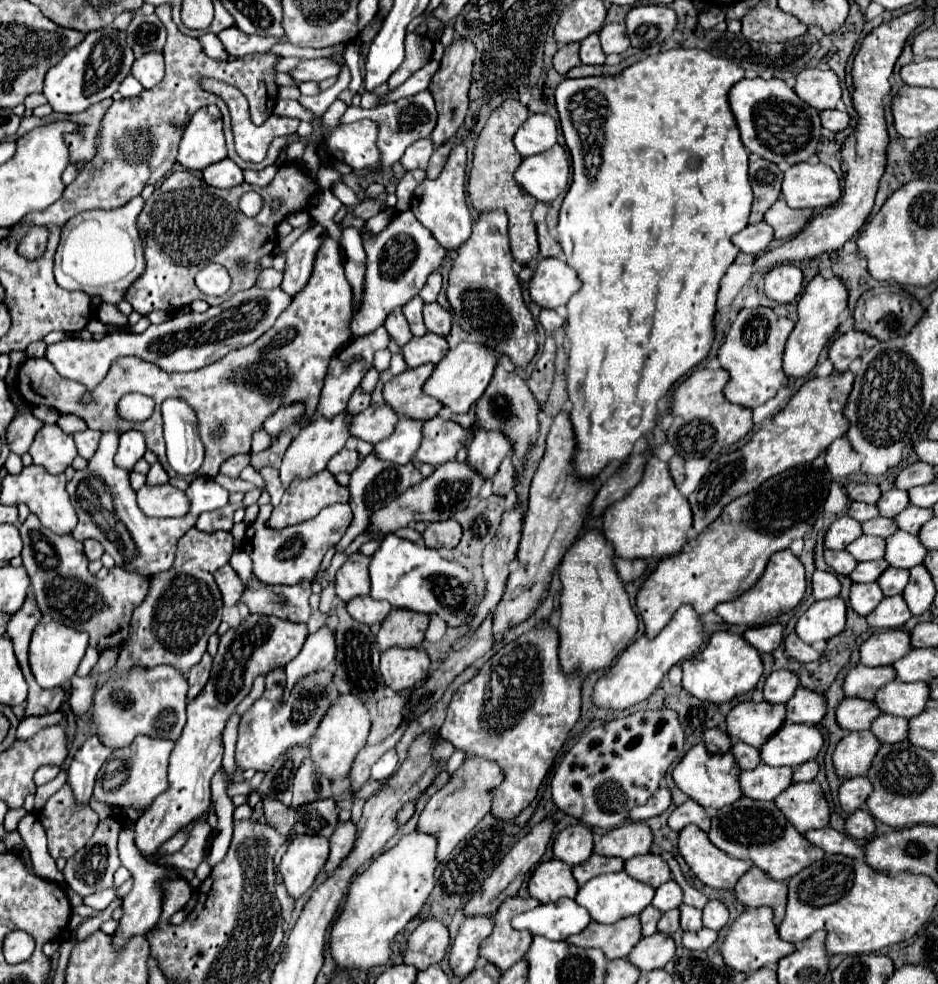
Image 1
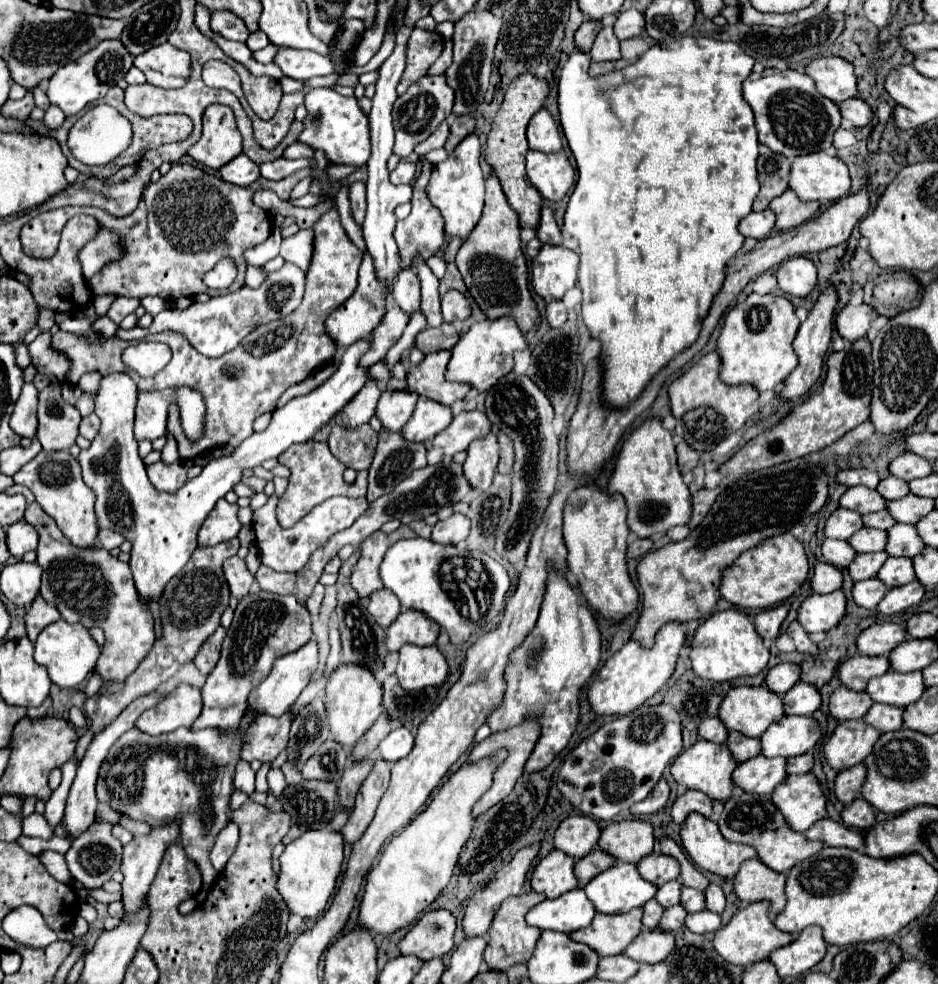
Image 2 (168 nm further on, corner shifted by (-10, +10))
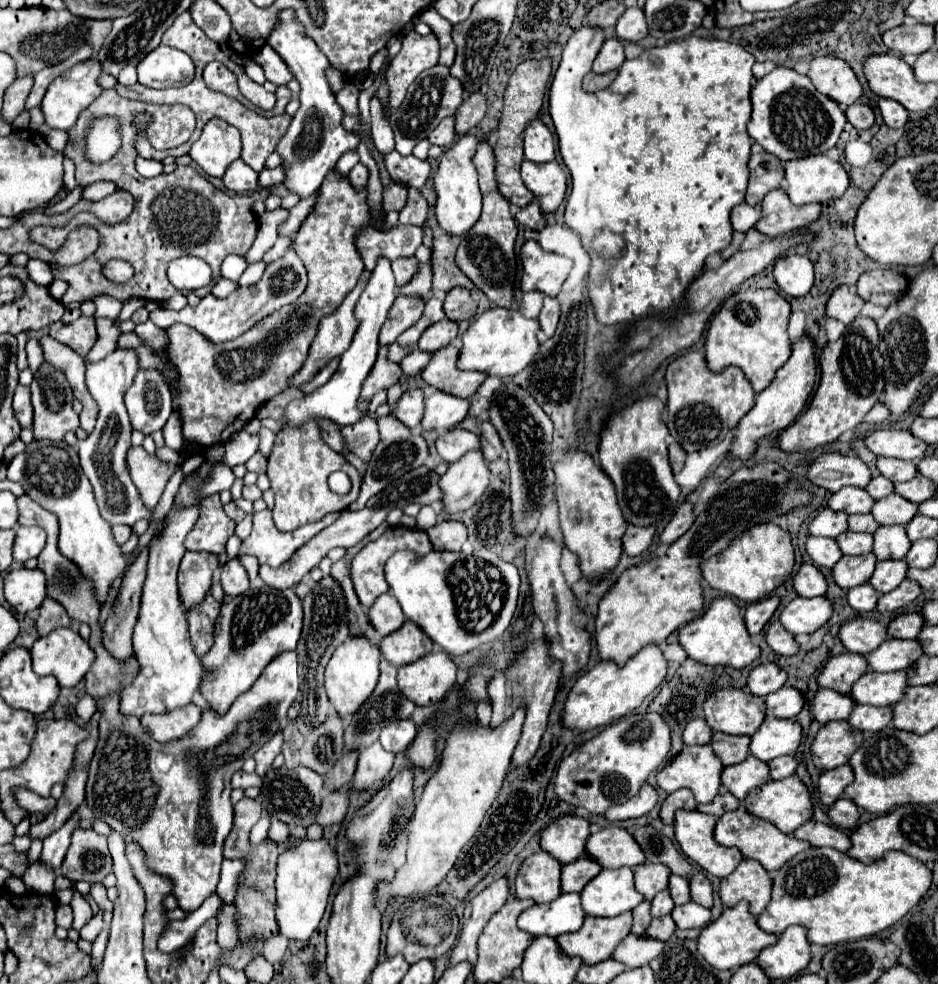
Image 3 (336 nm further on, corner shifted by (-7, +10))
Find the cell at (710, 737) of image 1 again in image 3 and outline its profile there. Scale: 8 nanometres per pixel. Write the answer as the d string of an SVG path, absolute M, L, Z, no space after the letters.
M696 718L684 728L682 740L684 740L684 744L710 744L712 728L708 728L704 718Z

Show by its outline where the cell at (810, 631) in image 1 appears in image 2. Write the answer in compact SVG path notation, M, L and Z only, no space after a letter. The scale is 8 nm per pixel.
M841 590L831 594L811 594L797 610L797 622L811 632L827 632L839 624L845 614L845 596Z

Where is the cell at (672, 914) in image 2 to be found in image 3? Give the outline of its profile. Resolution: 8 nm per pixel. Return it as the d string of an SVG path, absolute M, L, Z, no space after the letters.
M660 916L660 918L654 918L646 930L646 936L650 938L656 938L656 940L668 940L672 936L672 932L676 930L676 922L672 920L672 916Z

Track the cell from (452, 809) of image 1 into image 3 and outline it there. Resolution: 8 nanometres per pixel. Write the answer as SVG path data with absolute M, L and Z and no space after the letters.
M536 638L532 644L528 644L526 650L518 656L516 664L510 670L500 672L492 678L492 682L488 686L488 694L492 698L492 710L494 710L490 728L498 728L502 724L502 720L512 718L512 714L518 710L518 706L522 706L526 710L524 730L522 730L520 742L512 754L510 770L522 768L526 764L526 760L530 760L536 754L536 748L544 734L544 728L548 726L548 714L554 704L558 680L560 680L560 662L554 662L548 658L548 644L542 638Z

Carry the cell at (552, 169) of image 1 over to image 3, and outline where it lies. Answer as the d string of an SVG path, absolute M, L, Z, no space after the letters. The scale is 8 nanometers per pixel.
M524 160L522 180L528 186L528 190L540 200L542 212L554 212L566 196L566 172L556 160L544 164Z

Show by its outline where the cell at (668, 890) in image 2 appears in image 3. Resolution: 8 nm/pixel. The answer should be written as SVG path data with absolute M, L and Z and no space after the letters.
M662 890L654 896L652 900L652 916L664 916L664 914L670 914L674 908L674 902L672 902L672 896L668 890Z

